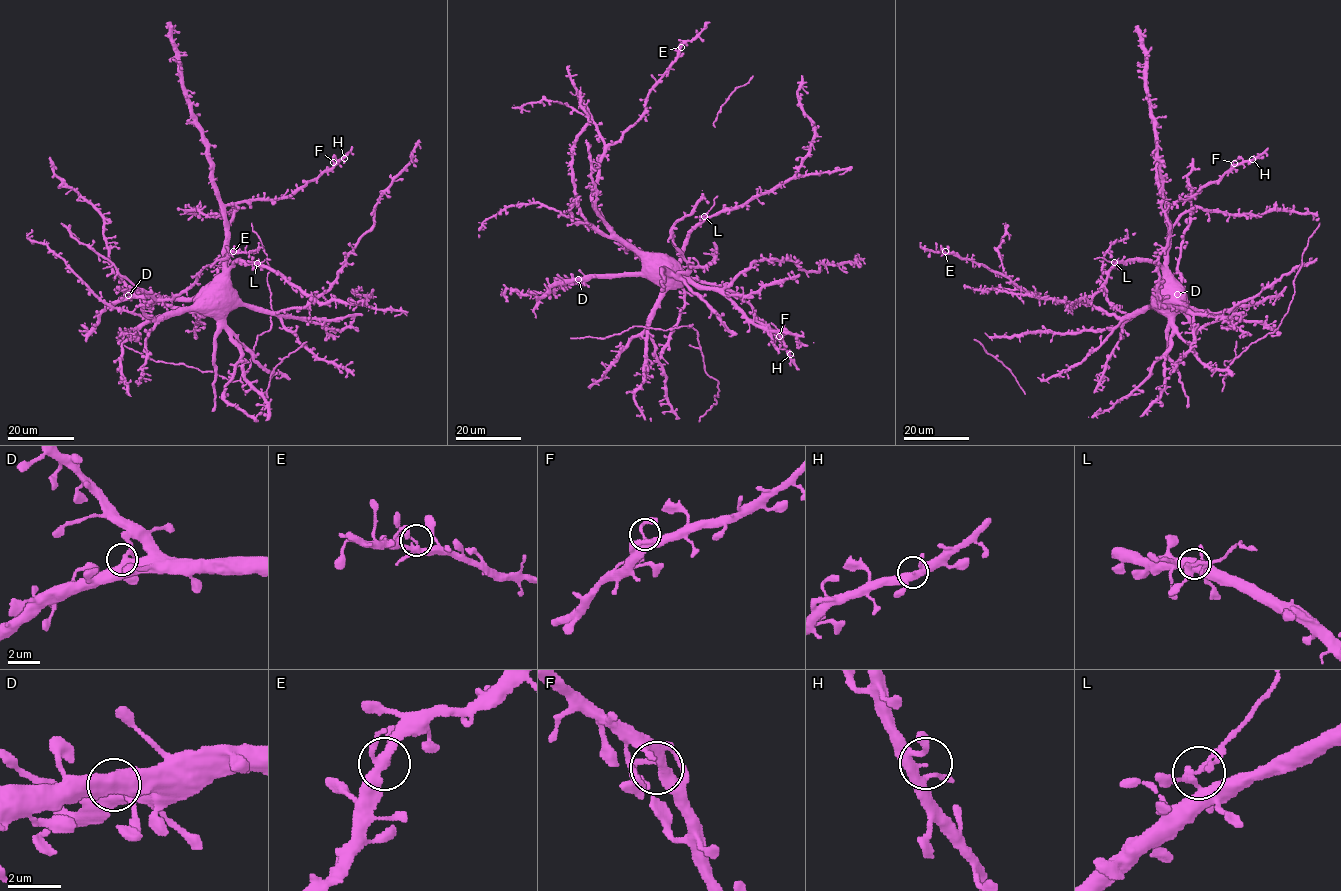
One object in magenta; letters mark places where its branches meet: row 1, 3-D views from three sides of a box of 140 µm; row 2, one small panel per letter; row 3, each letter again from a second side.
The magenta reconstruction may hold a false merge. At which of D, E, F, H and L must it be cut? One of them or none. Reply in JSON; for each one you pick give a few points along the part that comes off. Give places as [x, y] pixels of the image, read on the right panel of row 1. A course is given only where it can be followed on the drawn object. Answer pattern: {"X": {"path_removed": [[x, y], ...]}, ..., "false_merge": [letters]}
{"L": {"path_removed": [[1114, 262], [1102, 257], [1094, 259]]}, "false_merge": ["L"]}

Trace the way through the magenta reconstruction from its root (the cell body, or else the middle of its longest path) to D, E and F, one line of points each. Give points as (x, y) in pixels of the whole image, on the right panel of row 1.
D: (1168, 284), (1169, 293), (1172, 296), (1177, 294)
E: (1168, 284), (1152, 305), (1116, 317), (1091, 306), (1033, 297), (1007, 277), (945, 251)
F: (1168, 284), (1163, 282), (1168, 258), (1168, 207), (1217, 181), (1234, 163)

